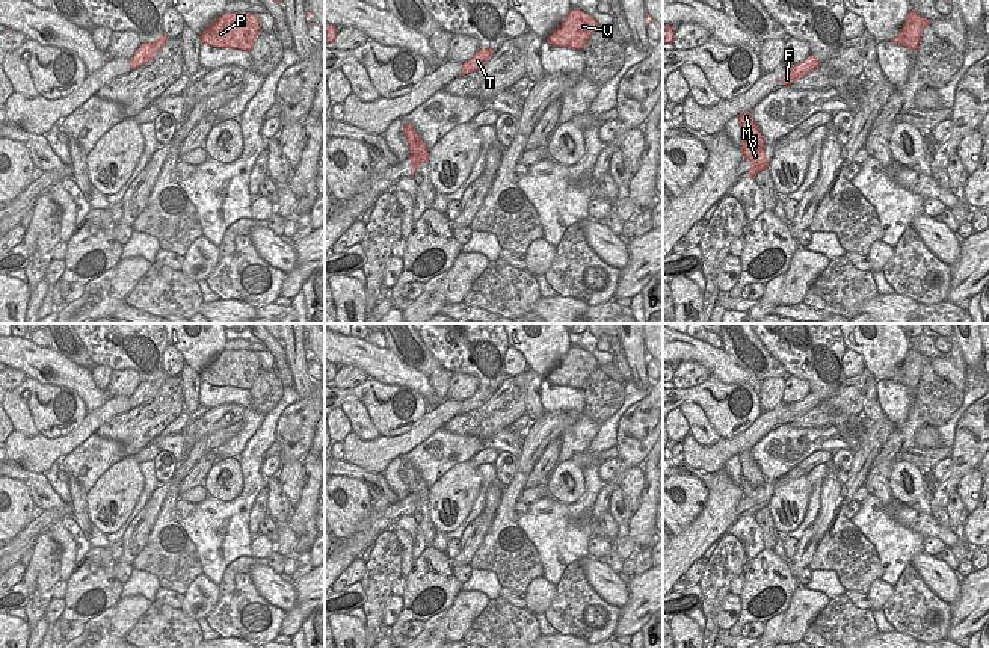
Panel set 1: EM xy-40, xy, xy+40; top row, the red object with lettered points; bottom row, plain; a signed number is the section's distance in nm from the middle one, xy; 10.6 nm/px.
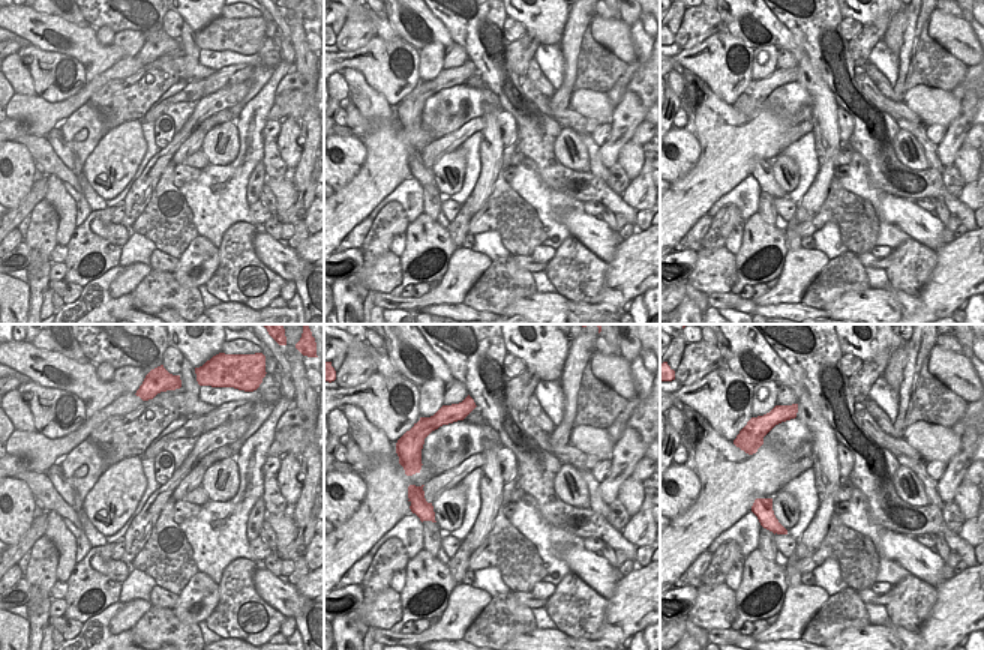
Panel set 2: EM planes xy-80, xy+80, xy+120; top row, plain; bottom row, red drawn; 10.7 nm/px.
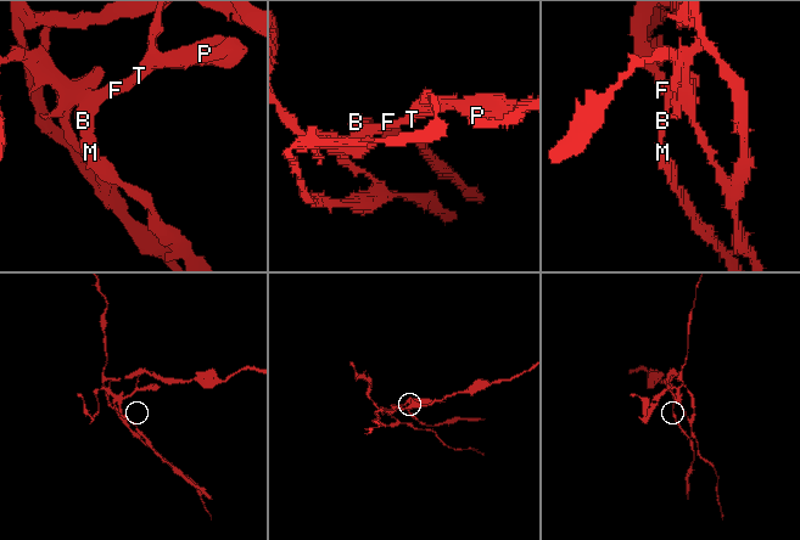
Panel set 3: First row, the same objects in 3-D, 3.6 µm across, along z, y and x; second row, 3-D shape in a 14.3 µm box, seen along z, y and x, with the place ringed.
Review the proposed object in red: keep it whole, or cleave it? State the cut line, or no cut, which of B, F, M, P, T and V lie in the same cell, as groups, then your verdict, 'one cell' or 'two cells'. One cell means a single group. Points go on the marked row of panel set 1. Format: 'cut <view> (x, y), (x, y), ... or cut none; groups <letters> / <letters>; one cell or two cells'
cut xy+40 (742, 136), (752, 148), (761, 150); groups B F P T V / M; two cells

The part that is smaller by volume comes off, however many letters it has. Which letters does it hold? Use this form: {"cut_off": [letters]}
{"cut_off": ["M"]}

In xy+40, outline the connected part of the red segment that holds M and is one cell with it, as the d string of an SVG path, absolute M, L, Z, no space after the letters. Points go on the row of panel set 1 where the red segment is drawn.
M741 137L743 159L750 163L749 178L753 178L759 171L767 169L767 154L763 150L752 150L750 143Z

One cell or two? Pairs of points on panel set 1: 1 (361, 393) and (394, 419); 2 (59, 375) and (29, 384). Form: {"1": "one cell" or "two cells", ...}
{"1": "one cell", "2": "two cells"}

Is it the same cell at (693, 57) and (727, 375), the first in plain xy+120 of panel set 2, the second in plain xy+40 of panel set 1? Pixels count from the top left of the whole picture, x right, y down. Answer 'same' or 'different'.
different

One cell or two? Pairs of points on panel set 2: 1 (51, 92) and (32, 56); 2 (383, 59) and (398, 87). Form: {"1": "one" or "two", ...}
{"1": "one", "2": "one"}

